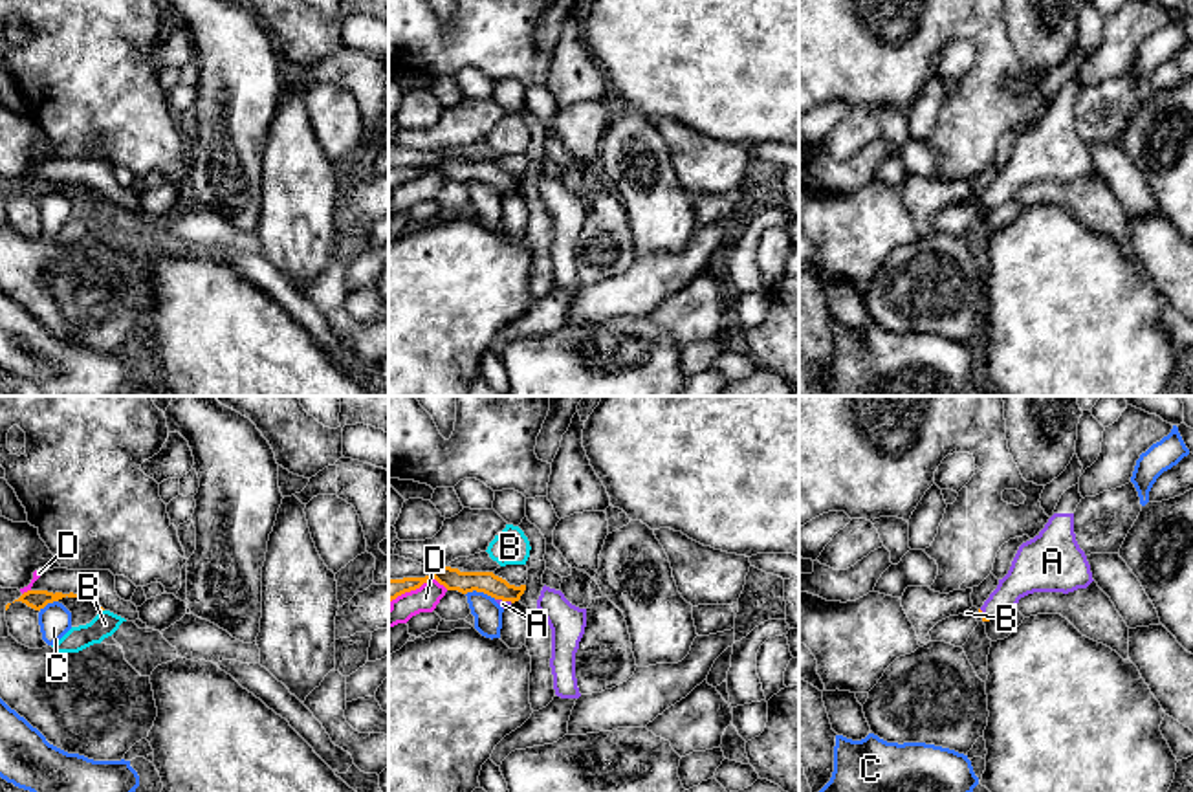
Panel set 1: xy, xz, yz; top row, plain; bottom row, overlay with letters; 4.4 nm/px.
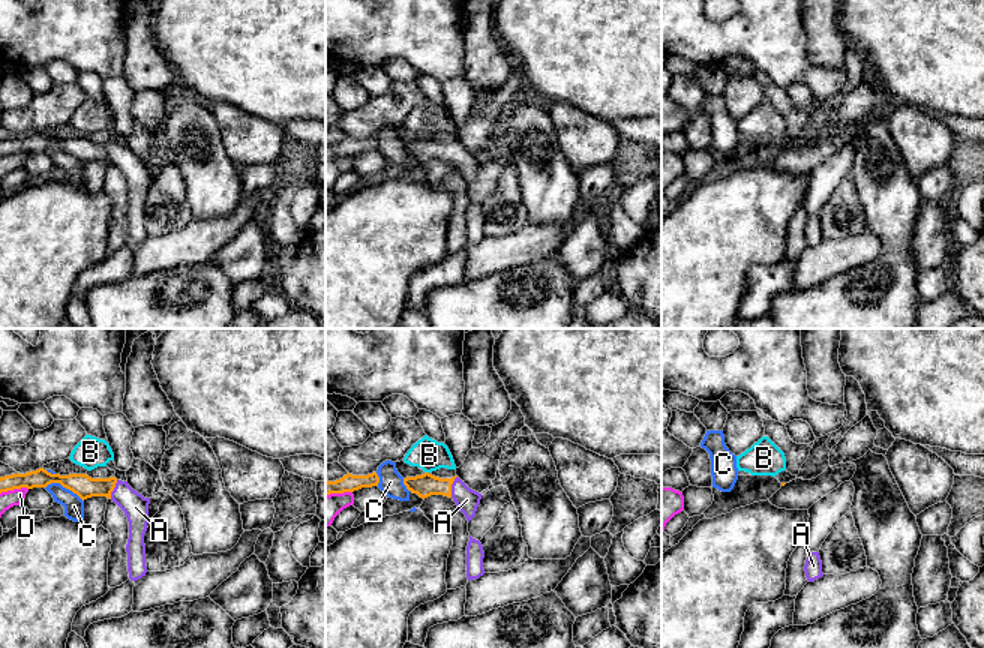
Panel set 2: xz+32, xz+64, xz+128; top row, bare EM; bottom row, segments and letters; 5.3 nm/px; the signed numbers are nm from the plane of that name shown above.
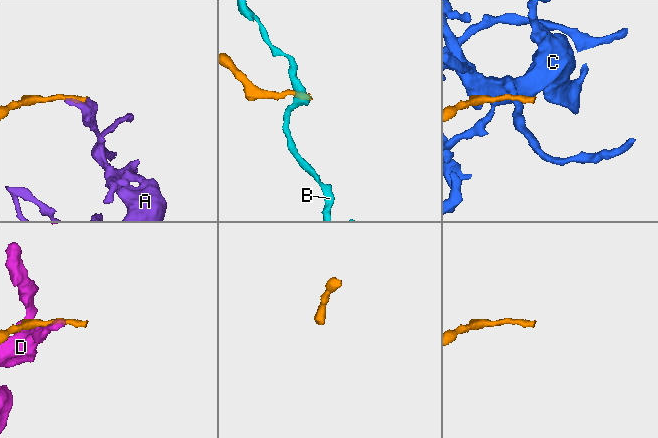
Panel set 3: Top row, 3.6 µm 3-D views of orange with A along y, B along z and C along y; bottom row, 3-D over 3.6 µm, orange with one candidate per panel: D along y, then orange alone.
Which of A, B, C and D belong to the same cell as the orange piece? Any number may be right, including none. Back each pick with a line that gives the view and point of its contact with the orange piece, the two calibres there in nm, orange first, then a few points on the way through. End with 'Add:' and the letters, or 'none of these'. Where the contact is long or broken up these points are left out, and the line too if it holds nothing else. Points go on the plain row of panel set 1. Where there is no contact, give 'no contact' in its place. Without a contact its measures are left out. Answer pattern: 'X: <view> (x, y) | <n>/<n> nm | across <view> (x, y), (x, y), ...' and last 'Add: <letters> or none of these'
A: xz (504, 189) | 100/30 nm | across xz (453, 169), (486, 171), (504, 189), (503, 193)
Add: A

